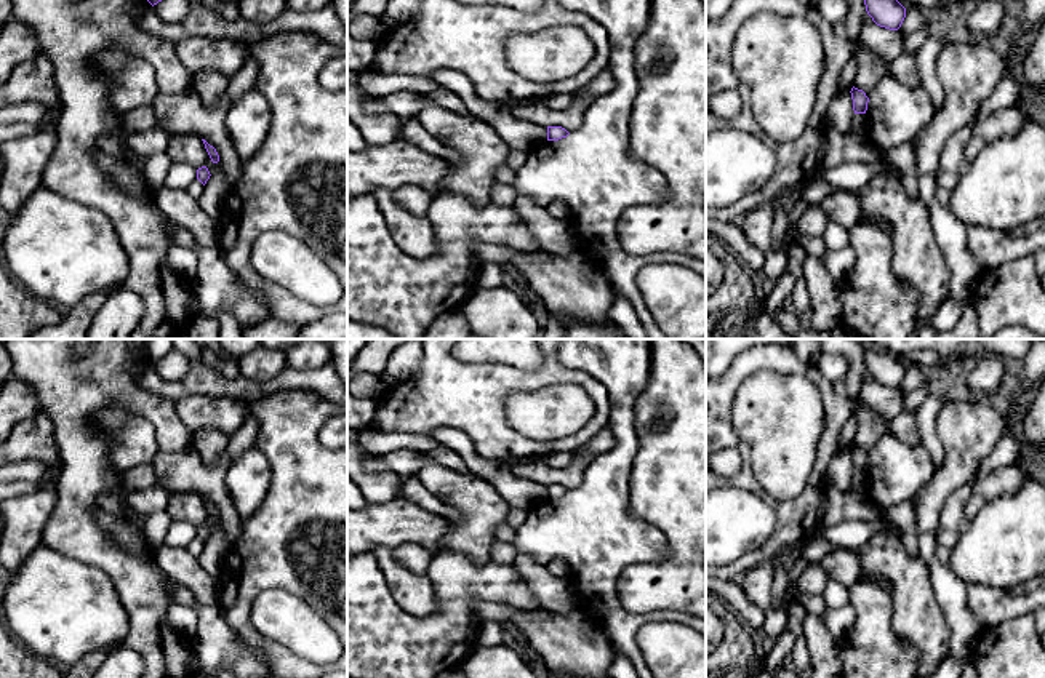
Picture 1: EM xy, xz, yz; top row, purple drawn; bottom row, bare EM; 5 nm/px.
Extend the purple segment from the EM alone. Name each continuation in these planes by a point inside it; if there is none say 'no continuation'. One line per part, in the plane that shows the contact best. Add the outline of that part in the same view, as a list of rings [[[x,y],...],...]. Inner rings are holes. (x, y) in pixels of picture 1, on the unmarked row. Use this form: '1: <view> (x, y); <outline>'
no continuation

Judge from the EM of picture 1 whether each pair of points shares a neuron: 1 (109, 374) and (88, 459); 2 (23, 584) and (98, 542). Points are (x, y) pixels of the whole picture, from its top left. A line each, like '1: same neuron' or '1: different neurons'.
1: same neuron
2: different neurons

